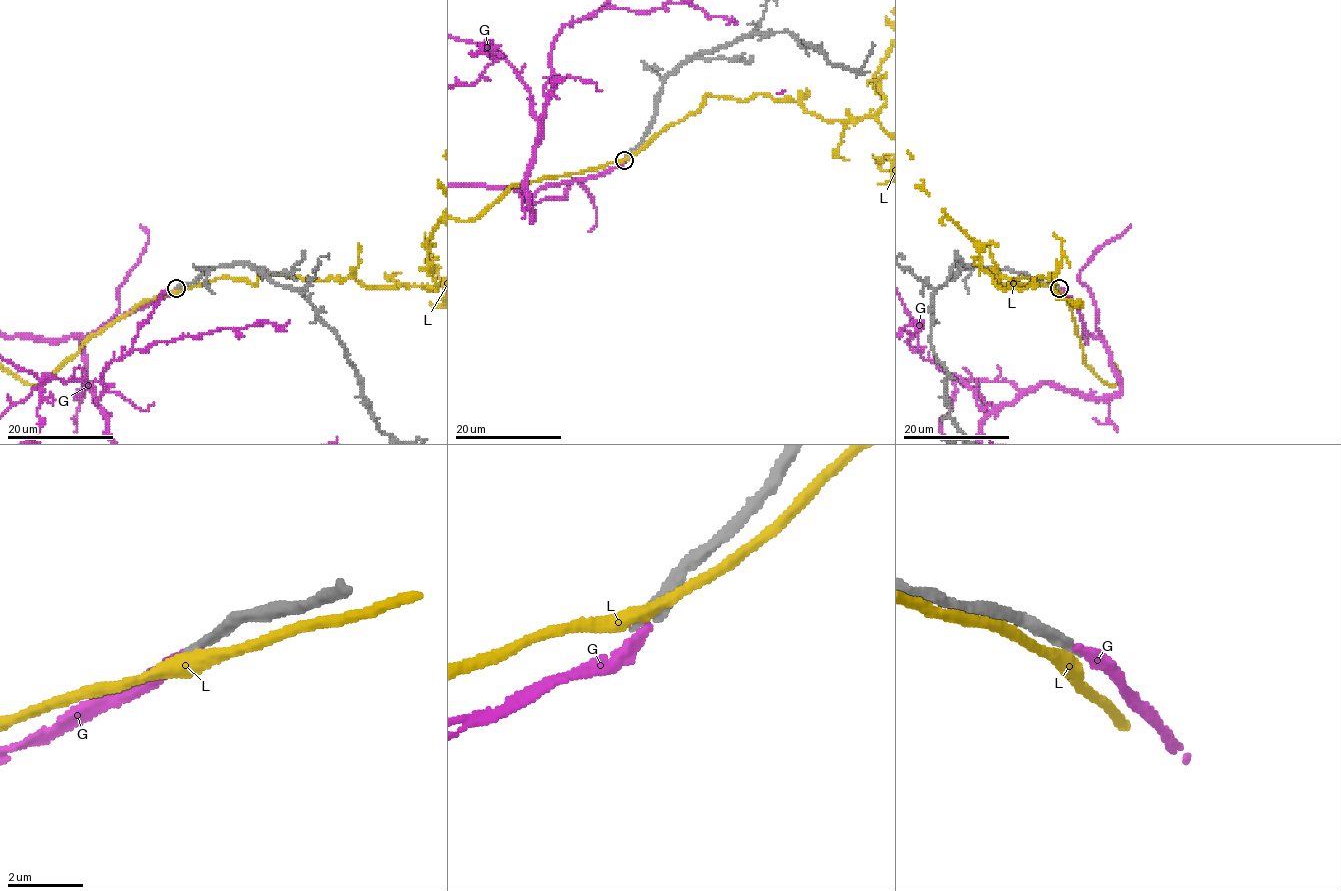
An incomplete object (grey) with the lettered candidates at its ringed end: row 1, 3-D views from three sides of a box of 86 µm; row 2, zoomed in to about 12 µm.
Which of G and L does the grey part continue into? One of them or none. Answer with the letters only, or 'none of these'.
G

